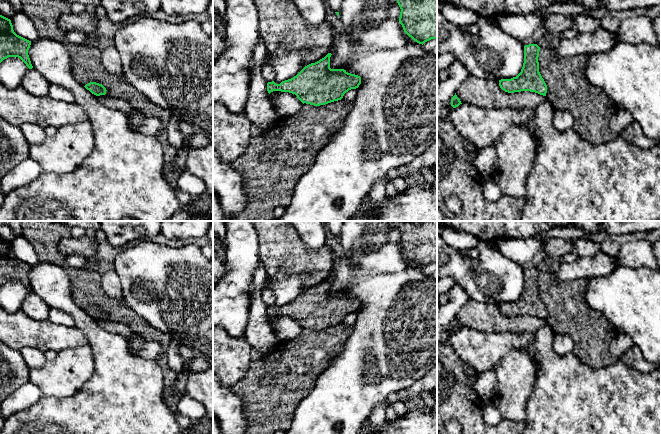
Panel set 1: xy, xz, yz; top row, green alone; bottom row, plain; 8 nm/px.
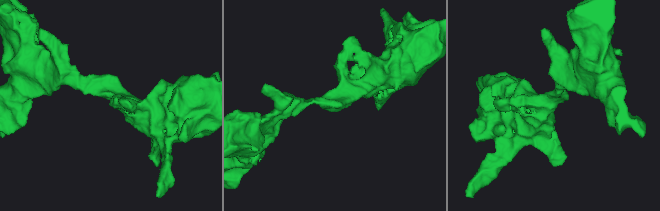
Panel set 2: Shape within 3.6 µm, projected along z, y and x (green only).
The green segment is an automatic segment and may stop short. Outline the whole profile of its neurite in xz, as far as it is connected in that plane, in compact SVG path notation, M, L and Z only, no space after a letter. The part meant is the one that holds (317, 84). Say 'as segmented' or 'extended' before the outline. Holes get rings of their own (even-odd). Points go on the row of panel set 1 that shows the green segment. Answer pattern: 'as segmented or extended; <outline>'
as segmented; M328 53L324 58L305 66L296 76L276 84L267 83L267 91L295 94L304 104L325 105L341 100L346 92L361 84L361 77L344 69L331 69Z

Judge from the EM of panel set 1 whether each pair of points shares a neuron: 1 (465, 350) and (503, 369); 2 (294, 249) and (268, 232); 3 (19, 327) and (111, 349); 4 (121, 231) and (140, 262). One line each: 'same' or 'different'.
1: different
2: same
3: different
4: different

